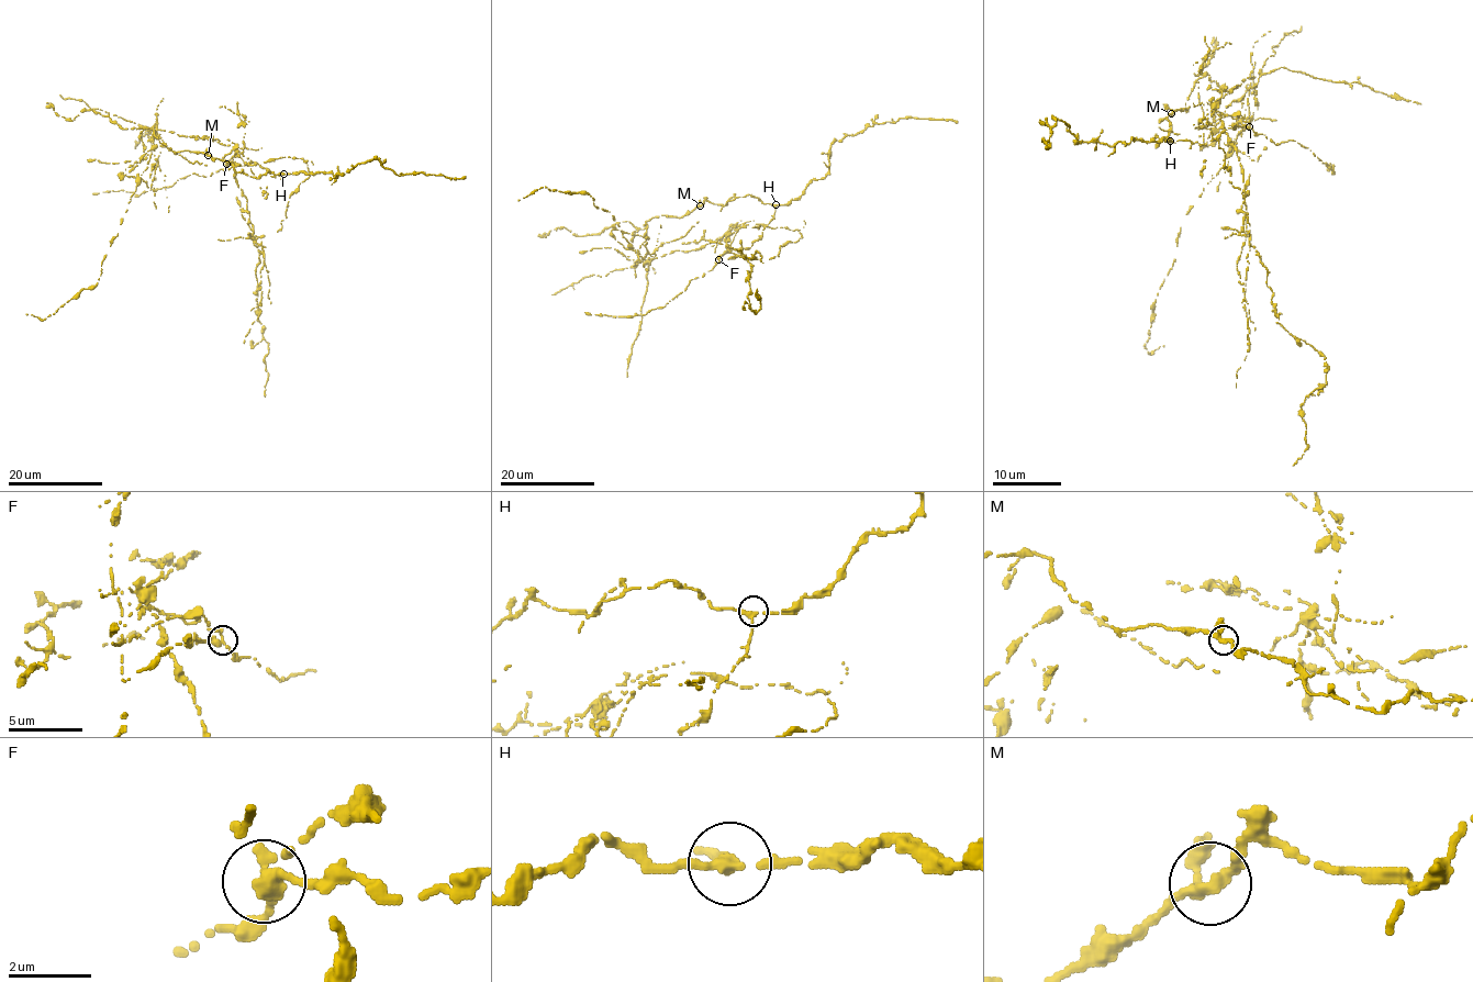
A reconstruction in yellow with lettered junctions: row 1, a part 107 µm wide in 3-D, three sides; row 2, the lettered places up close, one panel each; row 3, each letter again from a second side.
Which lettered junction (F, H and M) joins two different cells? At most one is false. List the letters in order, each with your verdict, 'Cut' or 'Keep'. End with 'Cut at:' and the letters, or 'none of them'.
F: Cut
H: Keep
M: Keep
Cut at: F

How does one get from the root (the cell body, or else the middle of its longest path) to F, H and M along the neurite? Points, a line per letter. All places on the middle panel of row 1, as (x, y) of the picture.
F: (736, 231), (729, 248), (717, 259)
H: (736, 231), (729, 248), (720, 256), (728, 250), (750, 247), (773, 218), (776, 204)
M: (736, 231), (729, 248), (720, 256), (750, 247), (776, 208), (749, 194), (724, 205), (707, 201), (700, 205)

